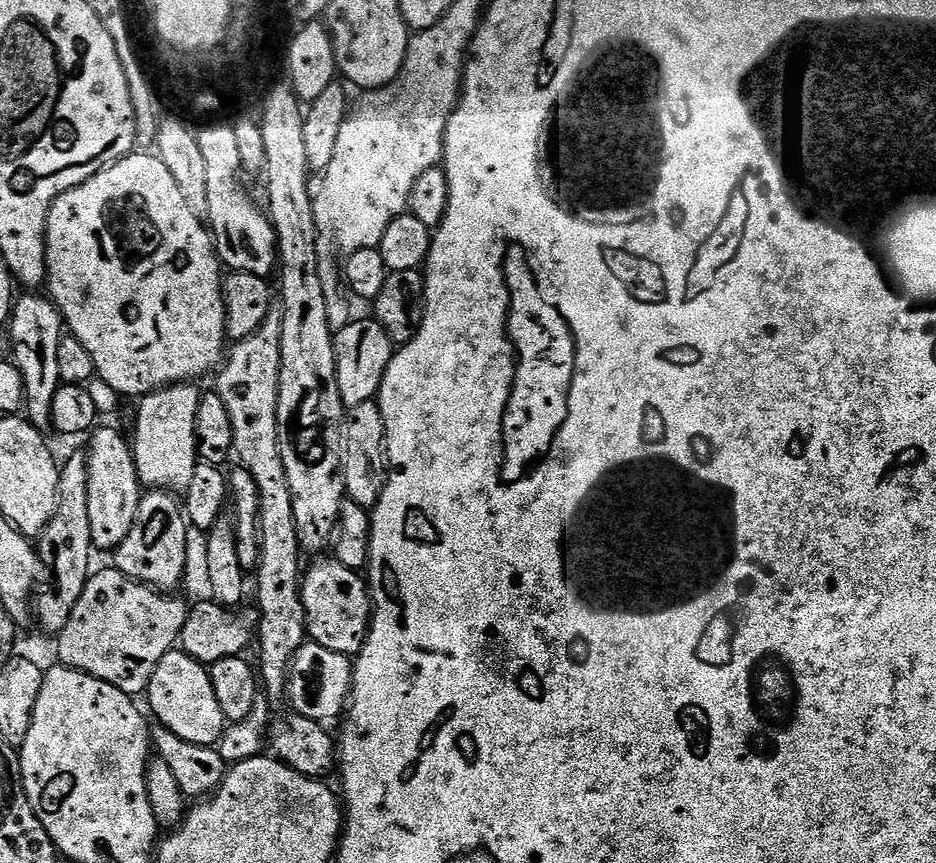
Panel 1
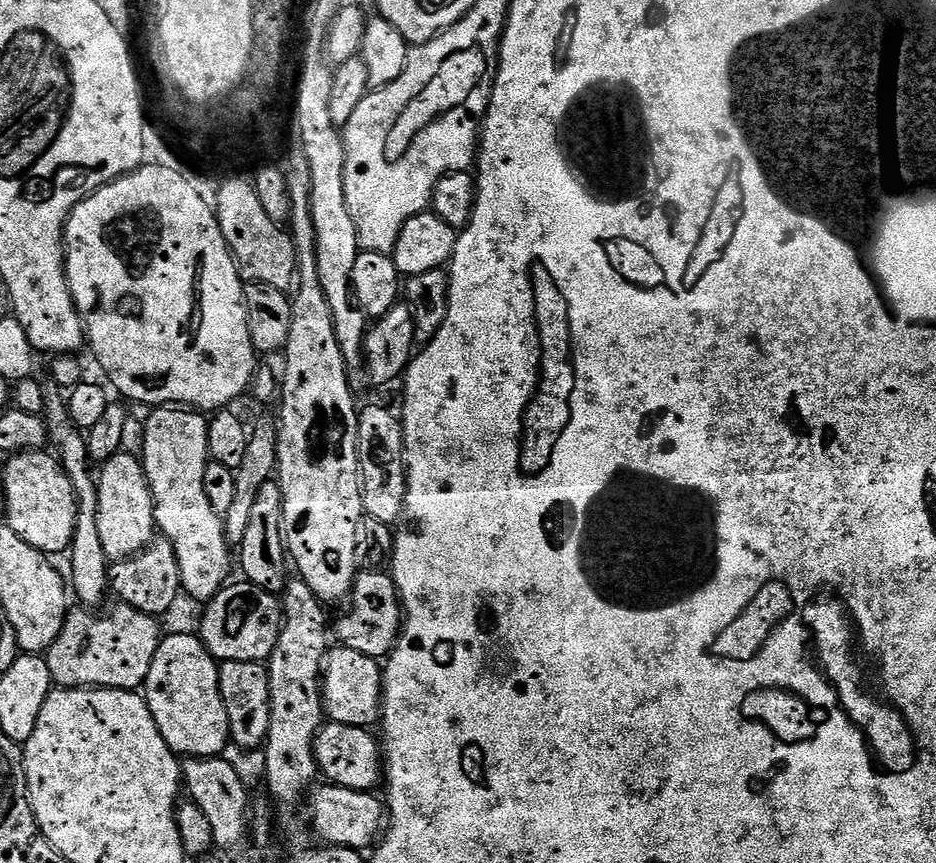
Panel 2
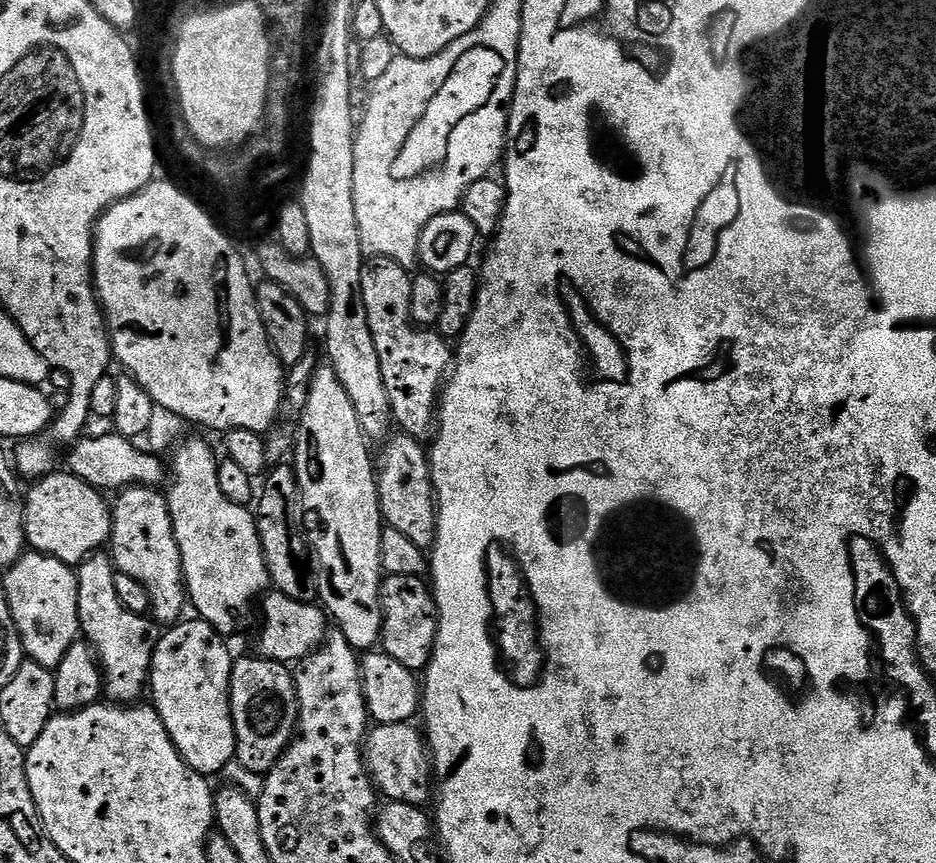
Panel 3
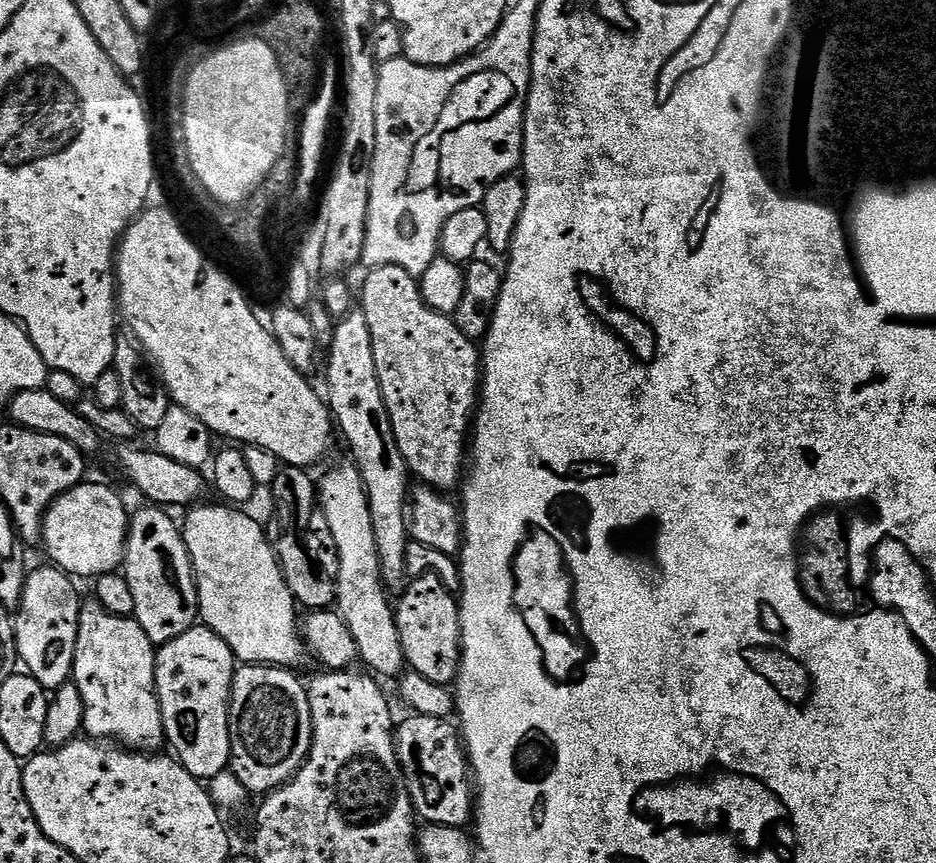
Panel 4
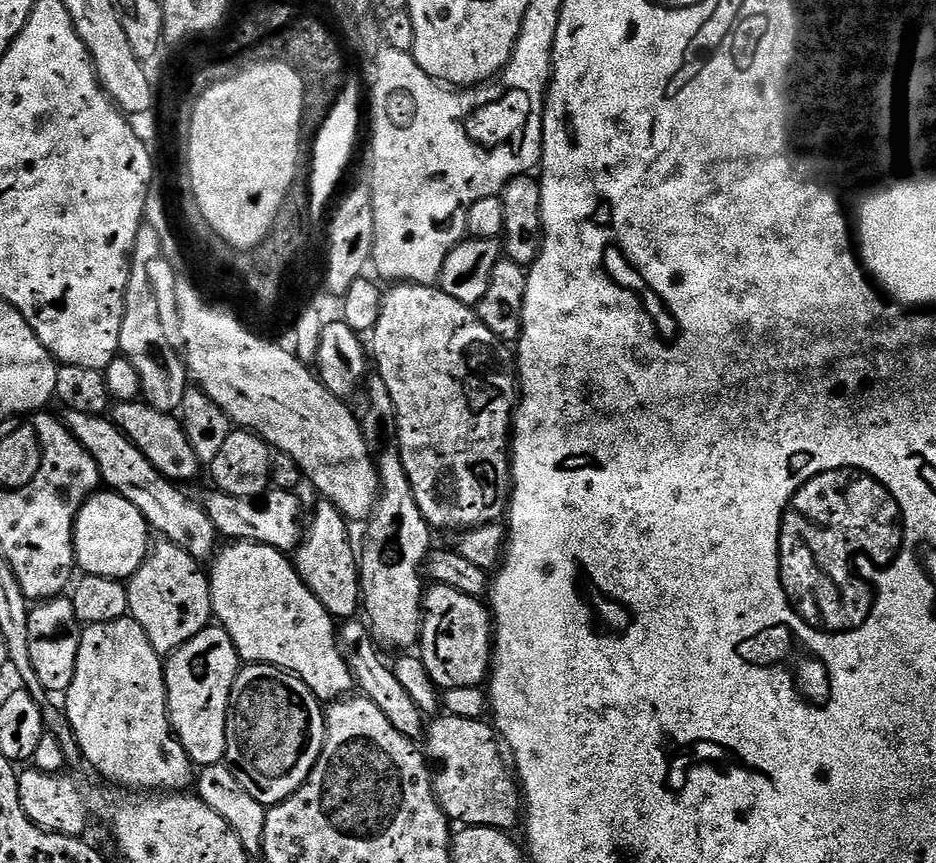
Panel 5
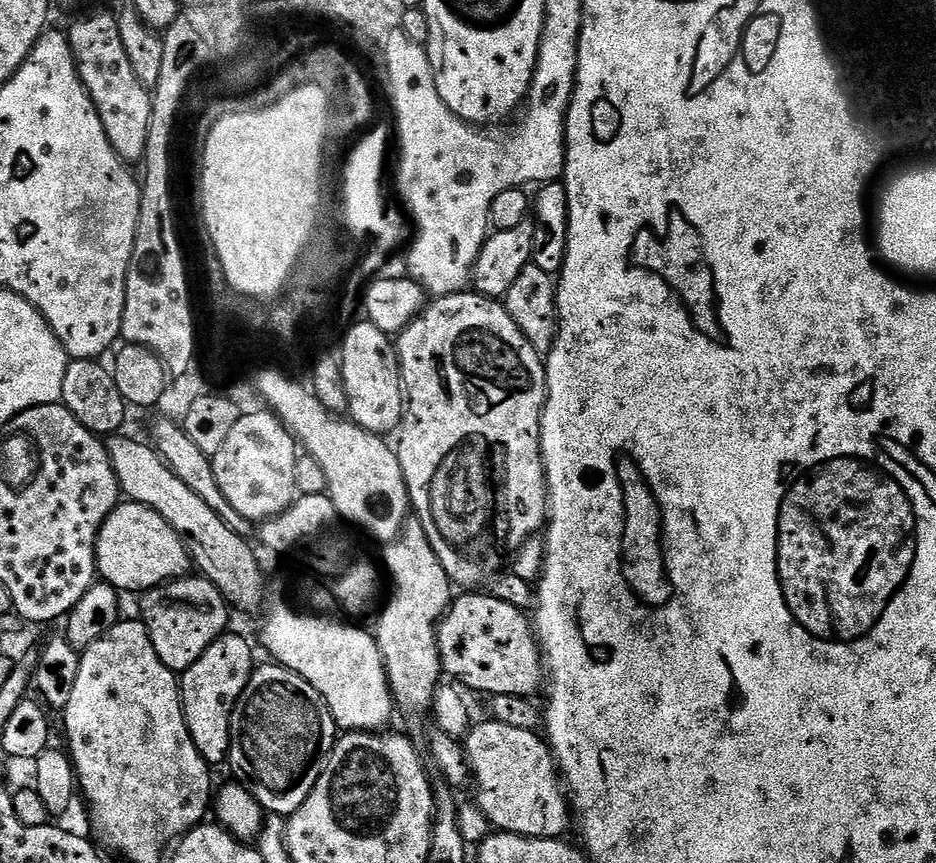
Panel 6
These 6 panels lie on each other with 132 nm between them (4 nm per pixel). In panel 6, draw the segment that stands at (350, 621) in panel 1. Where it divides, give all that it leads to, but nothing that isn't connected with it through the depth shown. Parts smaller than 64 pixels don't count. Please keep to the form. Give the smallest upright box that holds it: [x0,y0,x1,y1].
[436,594,546,697]

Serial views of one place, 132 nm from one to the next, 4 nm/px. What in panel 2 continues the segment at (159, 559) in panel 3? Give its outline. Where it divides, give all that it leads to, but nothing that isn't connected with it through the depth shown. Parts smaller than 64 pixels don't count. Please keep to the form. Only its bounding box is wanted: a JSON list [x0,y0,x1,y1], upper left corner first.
[98,450,157,561]

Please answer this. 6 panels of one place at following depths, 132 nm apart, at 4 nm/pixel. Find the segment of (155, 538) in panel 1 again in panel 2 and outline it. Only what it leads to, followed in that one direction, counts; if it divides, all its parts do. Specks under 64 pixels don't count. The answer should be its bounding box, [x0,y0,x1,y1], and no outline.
[108,538,182,618]

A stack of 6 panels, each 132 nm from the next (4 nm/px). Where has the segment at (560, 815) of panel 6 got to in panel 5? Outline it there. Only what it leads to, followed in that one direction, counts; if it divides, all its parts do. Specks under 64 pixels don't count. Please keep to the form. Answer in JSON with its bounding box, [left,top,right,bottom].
[426,714,521,830]

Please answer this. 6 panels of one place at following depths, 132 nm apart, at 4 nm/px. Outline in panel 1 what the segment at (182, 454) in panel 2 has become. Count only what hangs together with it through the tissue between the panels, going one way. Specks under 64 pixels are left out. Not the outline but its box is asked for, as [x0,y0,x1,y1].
[134,382,202,494]

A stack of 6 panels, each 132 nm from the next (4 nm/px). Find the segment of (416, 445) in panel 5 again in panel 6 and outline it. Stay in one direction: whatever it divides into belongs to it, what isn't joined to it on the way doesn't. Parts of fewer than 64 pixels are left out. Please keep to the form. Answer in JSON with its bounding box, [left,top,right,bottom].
[394,290,548,590]

